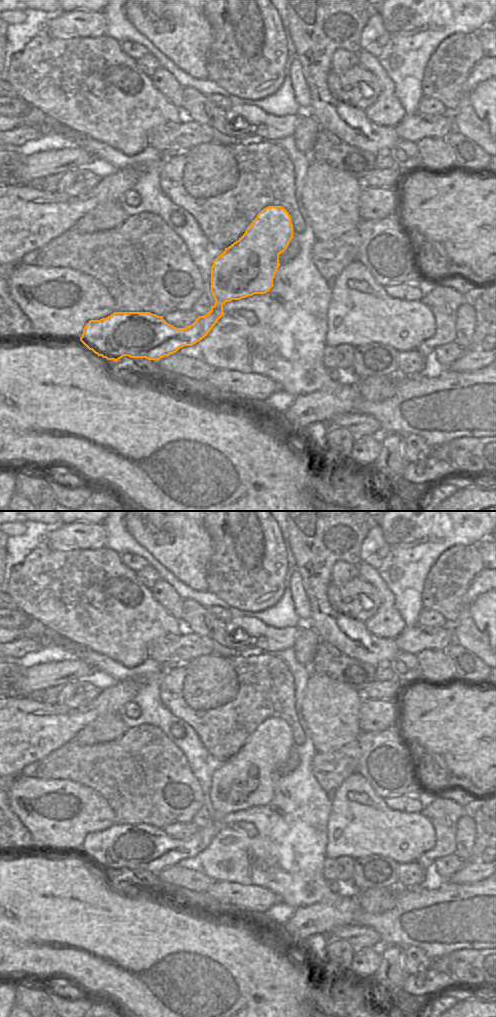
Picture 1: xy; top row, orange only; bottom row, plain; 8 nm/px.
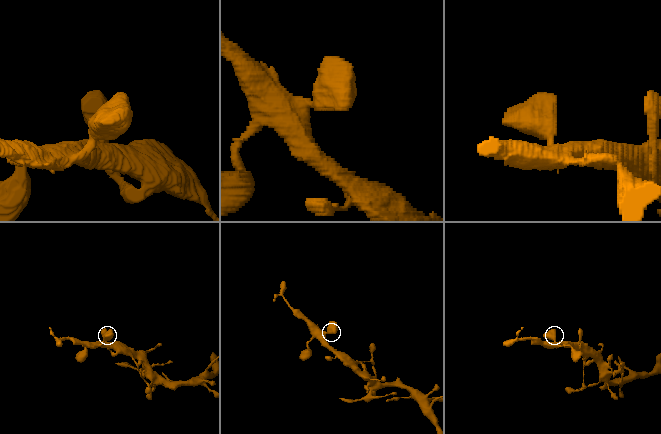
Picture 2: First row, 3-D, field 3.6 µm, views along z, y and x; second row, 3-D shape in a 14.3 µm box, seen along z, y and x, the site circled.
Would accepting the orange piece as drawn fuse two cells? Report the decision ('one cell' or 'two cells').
one cell

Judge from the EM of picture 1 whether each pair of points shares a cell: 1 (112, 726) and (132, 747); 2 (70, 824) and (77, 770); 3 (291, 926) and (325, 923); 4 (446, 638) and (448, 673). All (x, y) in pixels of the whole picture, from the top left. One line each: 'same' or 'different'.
1: different
2: different
3: same
4: different

